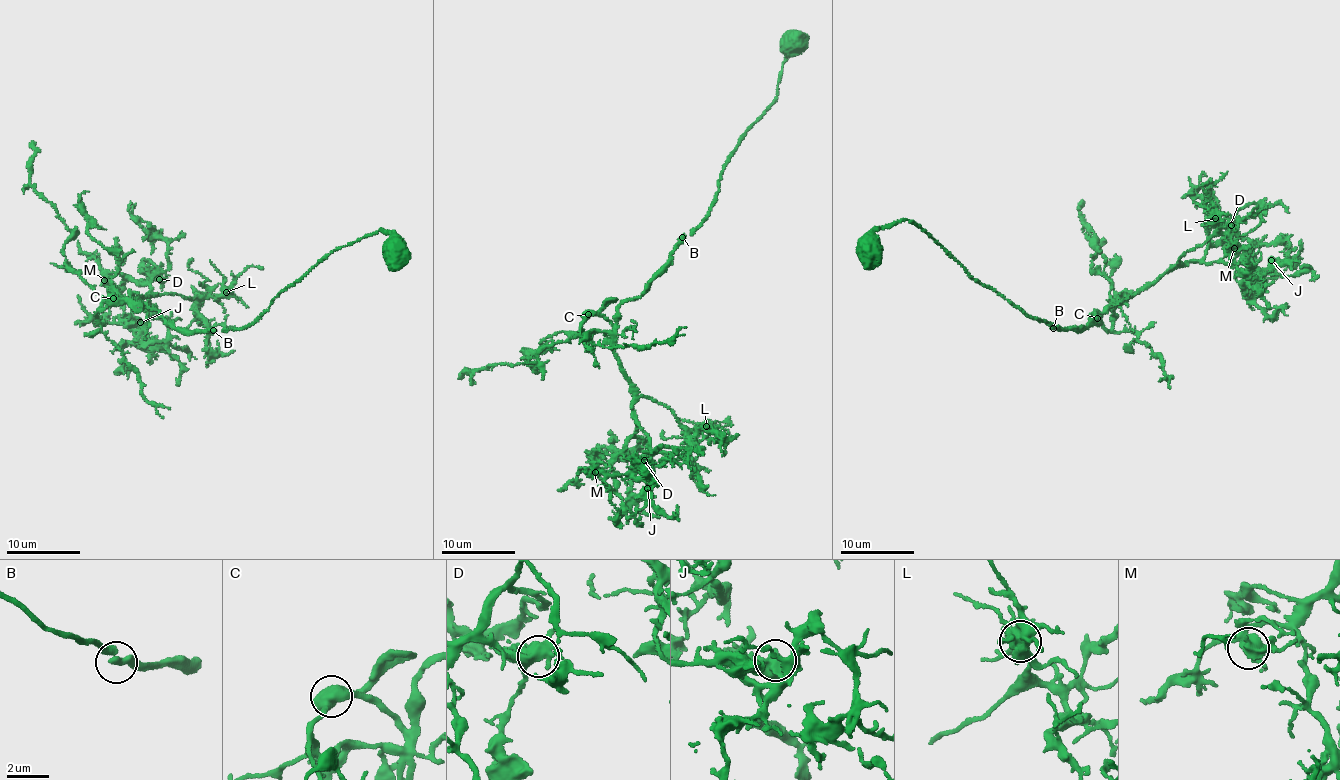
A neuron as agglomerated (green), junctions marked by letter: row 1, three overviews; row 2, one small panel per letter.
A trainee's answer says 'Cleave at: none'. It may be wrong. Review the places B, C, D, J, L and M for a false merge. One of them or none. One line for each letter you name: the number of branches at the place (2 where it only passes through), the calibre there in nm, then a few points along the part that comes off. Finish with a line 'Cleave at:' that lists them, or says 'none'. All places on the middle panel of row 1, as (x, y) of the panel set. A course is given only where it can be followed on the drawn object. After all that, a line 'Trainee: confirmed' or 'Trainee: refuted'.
Cleave at: none
Trainee: confirmed

